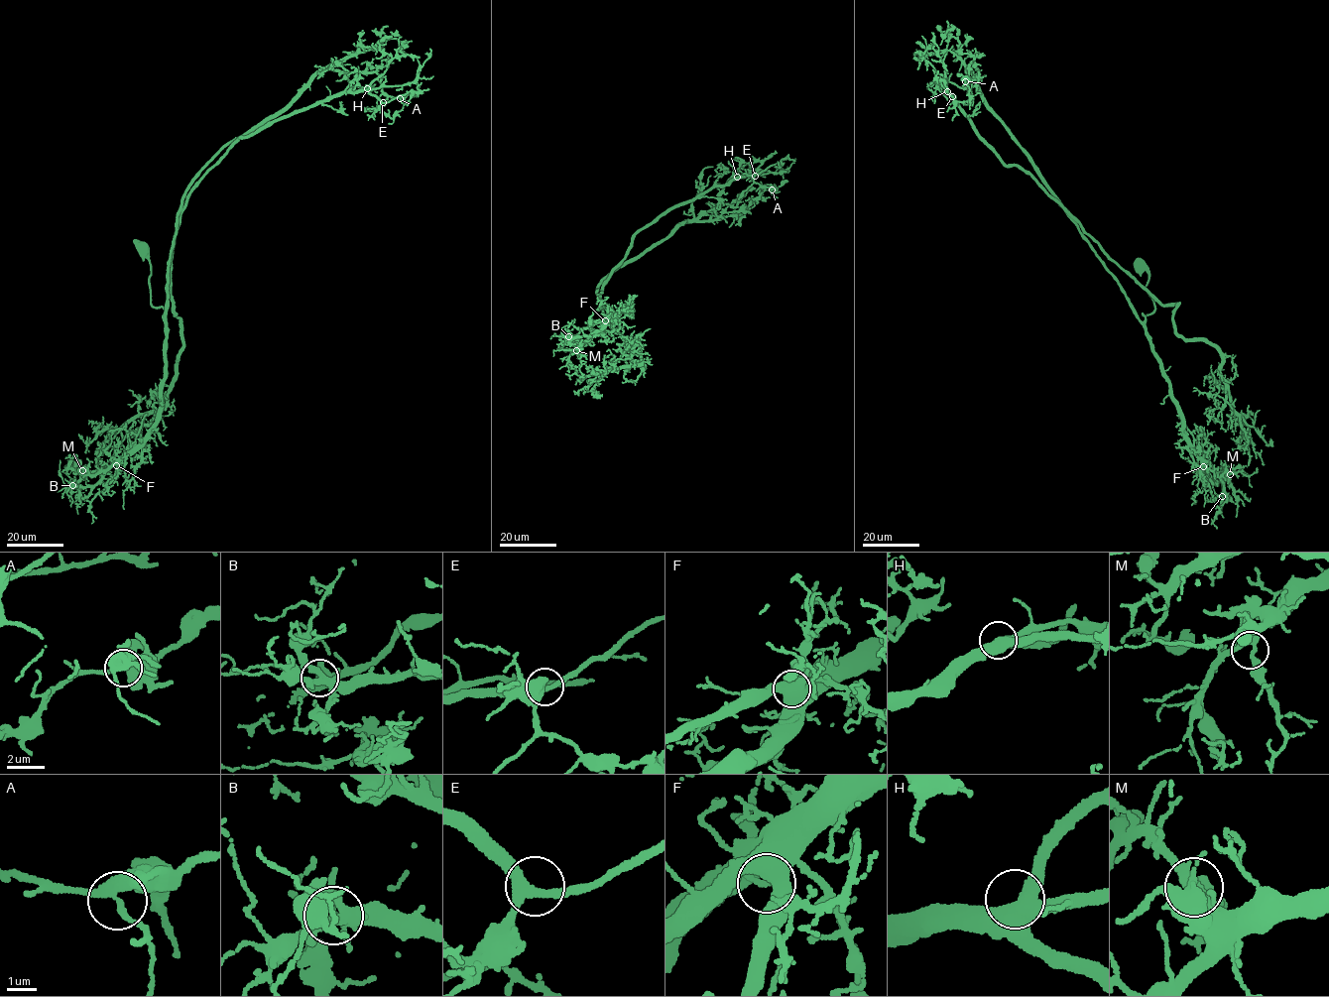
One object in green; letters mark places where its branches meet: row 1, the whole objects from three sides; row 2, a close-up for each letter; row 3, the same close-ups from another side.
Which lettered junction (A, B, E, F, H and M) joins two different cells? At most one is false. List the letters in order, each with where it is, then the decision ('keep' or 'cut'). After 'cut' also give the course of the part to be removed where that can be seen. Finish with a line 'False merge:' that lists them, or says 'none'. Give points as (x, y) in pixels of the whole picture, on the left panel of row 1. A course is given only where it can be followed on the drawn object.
A: place (400, 98); cut; course (400, 98), (391, 118), (362, 91), (268, 122), (190, 191), (170, 265), (175, 380), (98, 450), (104, 483)
B: place (72, 485); keep
E: place (383, 102); keep
F: place (116, 465); keep
H: place (367, 88); keep
M: place (82, 470); keep
False merge: A

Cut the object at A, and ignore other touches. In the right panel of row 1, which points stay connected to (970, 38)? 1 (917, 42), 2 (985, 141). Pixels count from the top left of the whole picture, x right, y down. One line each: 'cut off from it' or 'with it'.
1: with it
2: cut off from it

